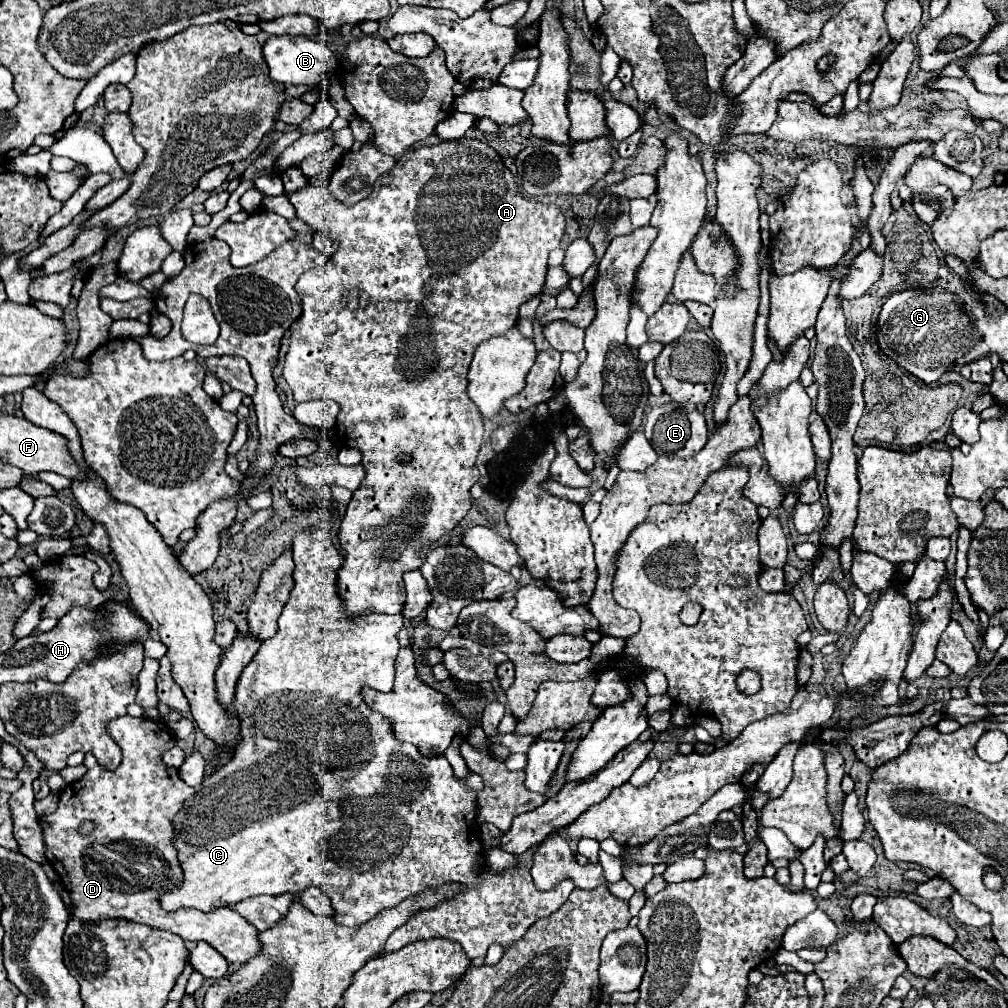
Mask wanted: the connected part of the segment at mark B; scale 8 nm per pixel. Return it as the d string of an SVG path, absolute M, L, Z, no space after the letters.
M271 36L263 46L263 58L269 66L269 78L285 86L319 84L325 74L335 72L335 68L339 66L333 52L325 44L309 40L305 36Z

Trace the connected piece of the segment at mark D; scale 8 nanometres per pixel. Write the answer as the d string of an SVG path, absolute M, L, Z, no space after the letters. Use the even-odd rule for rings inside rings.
M121 716L107 730L123 750L121 766L109 772L97 764L93 754L87 754L83 762L87 774L67 784L61 792L57 812L39 818L47 848L45 856L67 888L71 904L75 904L71 908L73 918L91 922L107 918L133 920L169 930L187 942L203 940L219 950L229 964L247 962L259 952L261 944L257 940L257 928L239 916L233 906L219 906L215 912L199 912L195 908L163 912L159 908L159 896L183 884L183 868L179 868L179 858L171 844L175 838L171 820L183 808L185 800L195 794L181 780L178 769L165 766L161 760L161 754L173 748L177 740L169 734L167 726L163 728L145 716ZM87 818L97 822L97 828L91 836L81 836L79 824Z

